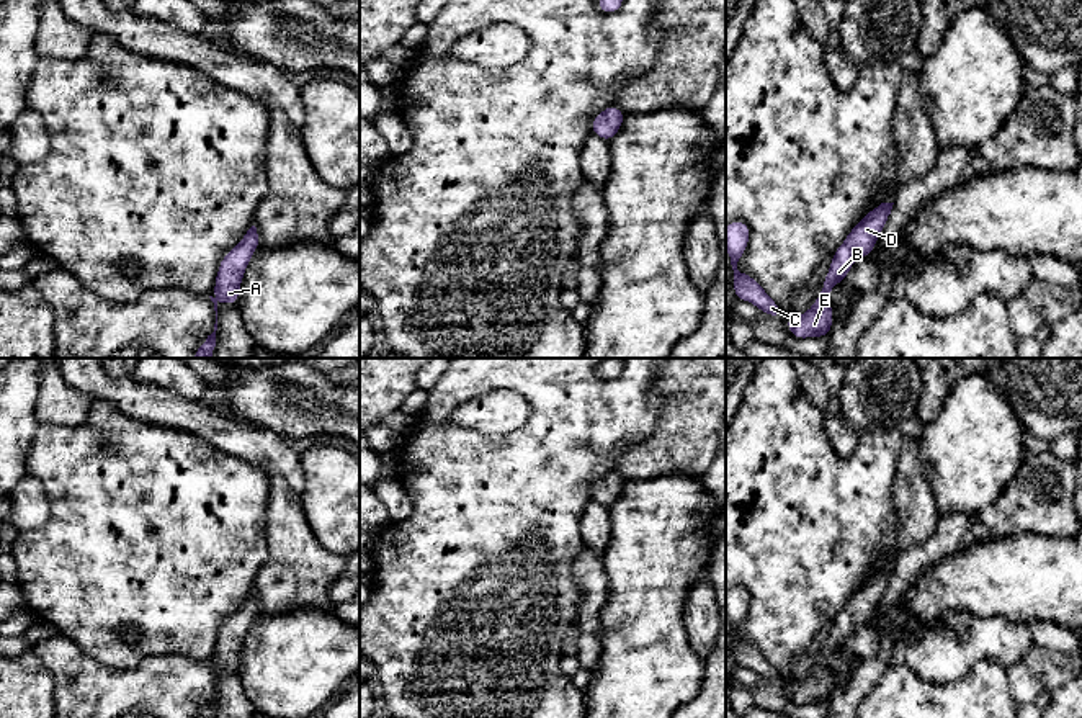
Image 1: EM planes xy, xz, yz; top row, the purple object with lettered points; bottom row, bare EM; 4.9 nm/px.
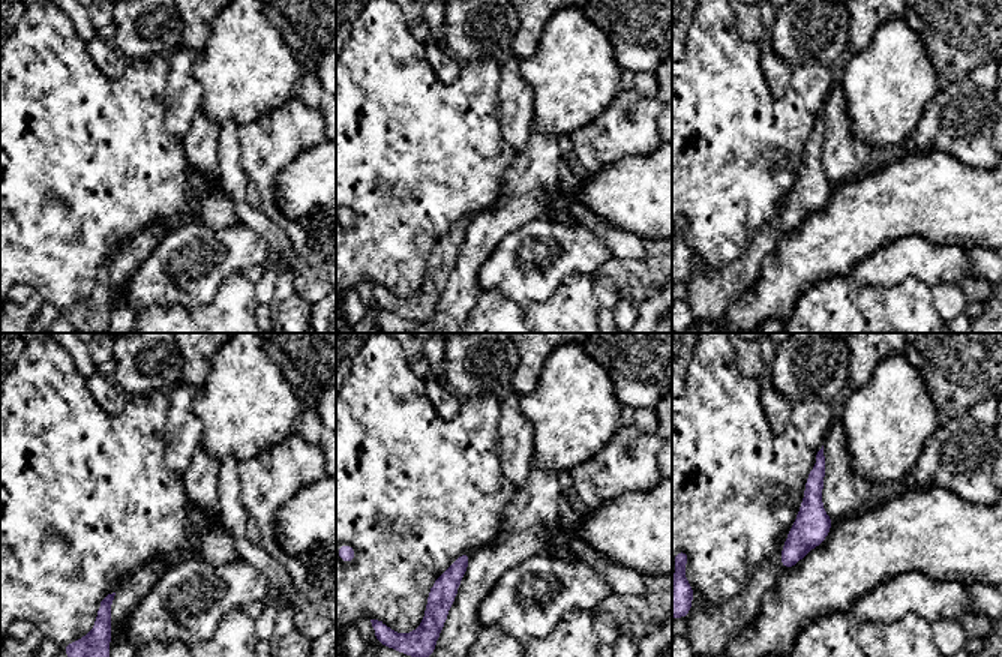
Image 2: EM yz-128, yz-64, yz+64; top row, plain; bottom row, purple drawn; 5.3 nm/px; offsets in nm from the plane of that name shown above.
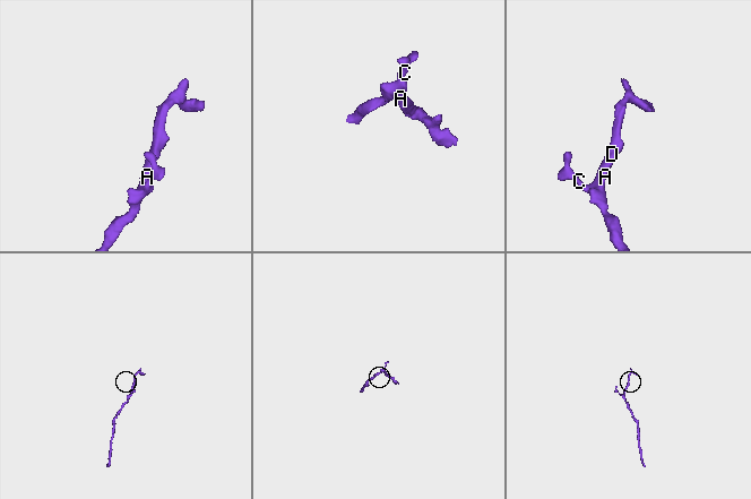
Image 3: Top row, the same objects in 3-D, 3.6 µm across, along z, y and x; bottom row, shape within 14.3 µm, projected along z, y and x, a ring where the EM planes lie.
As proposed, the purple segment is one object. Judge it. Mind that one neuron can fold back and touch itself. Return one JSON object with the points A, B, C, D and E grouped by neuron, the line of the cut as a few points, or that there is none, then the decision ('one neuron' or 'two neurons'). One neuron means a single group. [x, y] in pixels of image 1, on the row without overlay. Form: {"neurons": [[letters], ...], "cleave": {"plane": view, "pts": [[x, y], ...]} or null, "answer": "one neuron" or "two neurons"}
{"neurons": [["A", "B", "C", "D", "E"]], "cleave": null, "answer": "one neuron"}

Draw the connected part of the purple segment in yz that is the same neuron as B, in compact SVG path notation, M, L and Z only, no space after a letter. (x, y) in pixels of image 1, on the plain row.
M881 569L873 574L845 604L845 608L834 618L832 631L822 649L820 661L812 674L798 682L786 685L786 693L796 705L825 703L830 700L834 679L830 674L830 656L842 649L853 628L870 622L878 608L894 569Z

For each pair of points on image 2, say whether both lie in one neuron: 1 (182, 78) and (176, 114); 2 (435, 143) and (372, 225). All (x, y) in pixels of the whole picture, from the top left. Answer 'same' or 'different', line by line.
1: same
2: same

